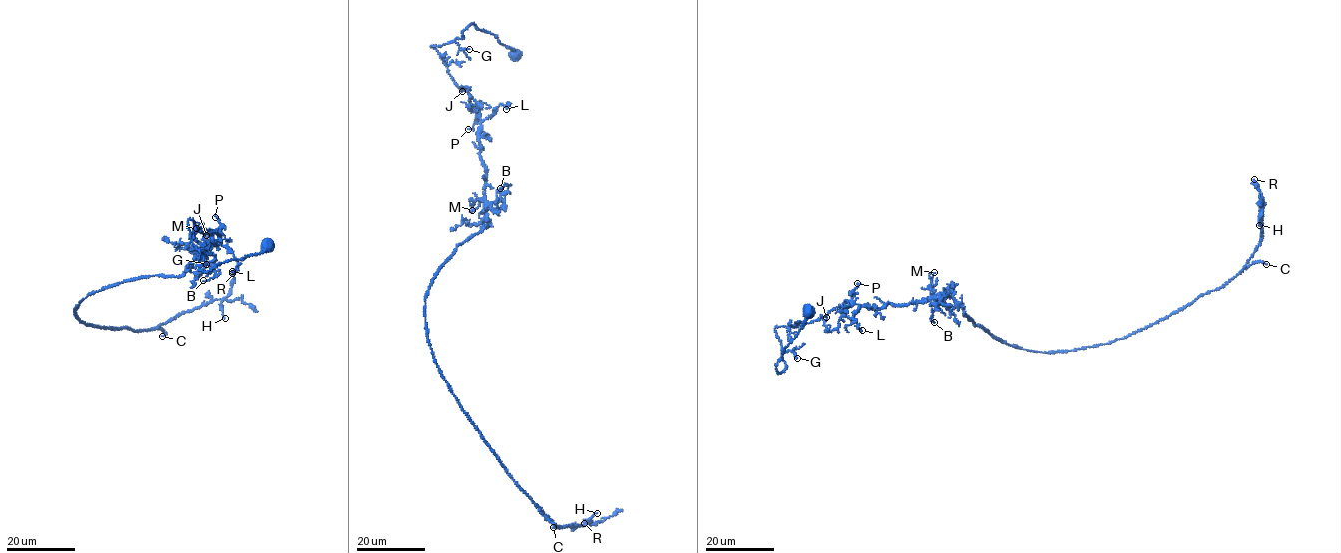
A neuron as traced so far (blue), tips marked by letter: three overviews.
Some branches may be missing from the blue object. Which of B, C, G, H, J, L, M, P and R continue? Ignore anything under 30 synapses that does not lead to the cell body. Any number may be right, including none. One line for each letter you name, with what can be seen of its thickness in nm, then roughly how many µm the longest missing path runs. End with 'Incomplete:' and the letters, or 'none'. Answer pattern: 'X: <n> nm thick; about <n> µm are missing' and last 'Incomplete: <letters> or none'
Incomplete: none

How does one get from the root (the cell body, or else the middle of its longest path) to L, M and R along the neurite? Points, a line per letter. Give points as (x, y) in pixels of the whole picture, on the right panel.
L: (810, 311), (778, 361), (780, 373), (786, 364), (775, 327), (808, 323), (854, 304), (862, 330)
M: (810, 311), (780, 373), (775, 327), (854, 304), (921, 303), (934, 272)
R: (810, 311), (780, 373), (774, 328), (854, 304), (949, 297), (1020, 348), (1109, 344), (1243, 269), (1254, 179)

